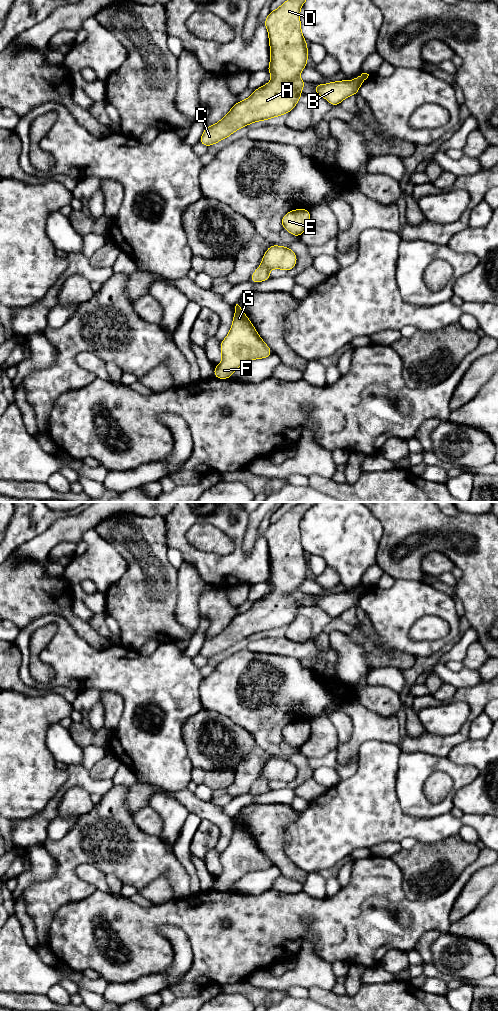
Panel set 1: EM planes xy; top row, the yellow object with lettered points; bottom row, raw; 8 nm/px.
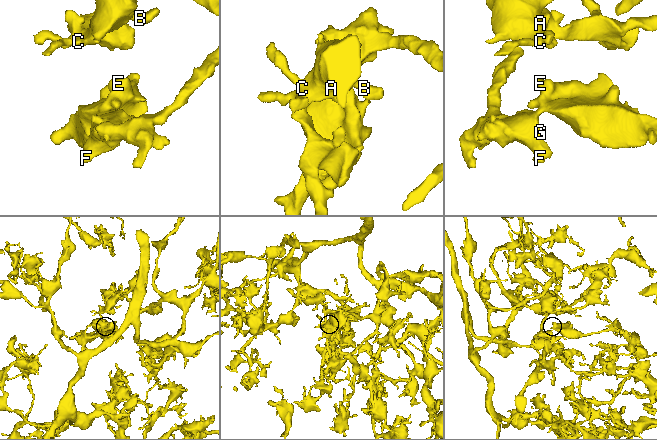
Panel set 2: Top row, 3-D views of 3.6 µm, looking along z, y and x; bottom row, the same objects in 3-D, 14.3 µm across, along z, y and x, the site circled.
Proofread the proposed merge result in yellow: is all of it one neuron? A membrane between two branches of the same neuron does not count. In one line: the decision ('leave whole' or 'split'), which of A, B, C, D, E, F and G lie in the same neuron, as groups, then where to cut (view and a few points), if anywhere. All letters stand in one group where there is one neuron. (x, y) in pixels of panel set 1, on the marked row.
leave whole; A B C D E F G; no cut

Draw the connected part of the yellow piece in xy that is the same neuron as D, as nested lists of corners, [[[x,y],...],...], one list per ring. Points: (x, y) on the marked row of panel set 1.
[[[287,0],[276,10],[270,11],[264,25],[268,30],[270,45],[270,65],[266,71],[272,75],[272,80],[257,88],[246,100],[236,102],[216,124],[206,127],[199,143],[206,147],[214,145],[251,123],[288,114],[299,103],[301,91],[307,84],[299,77],[308,61],[307,41],[303,37],[300,22],[300,10],[305,1]]]

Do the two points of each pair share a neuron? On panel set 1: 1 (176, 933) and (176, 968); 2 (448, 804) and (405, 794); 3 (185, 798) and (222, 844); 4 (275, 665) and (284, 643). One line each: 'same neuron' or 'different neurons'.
1: same neuron
2: same neuron
3: same neuron
4: different neurons

